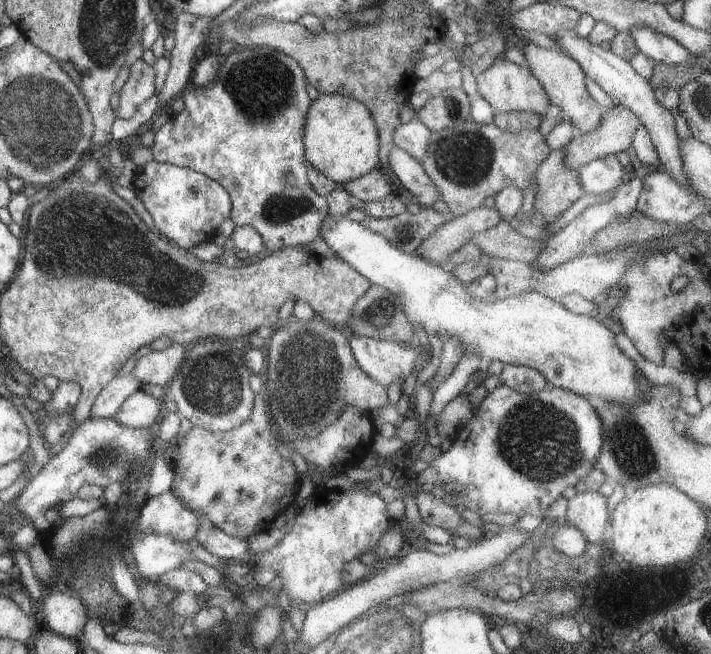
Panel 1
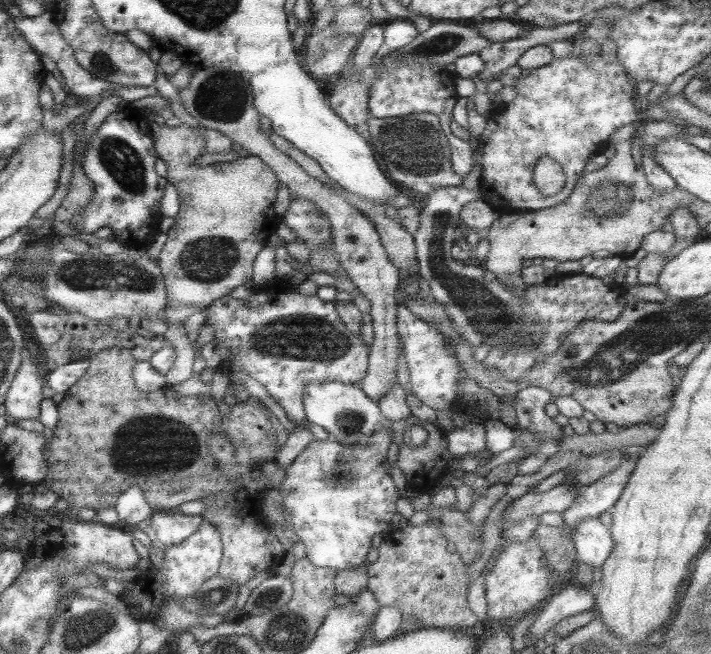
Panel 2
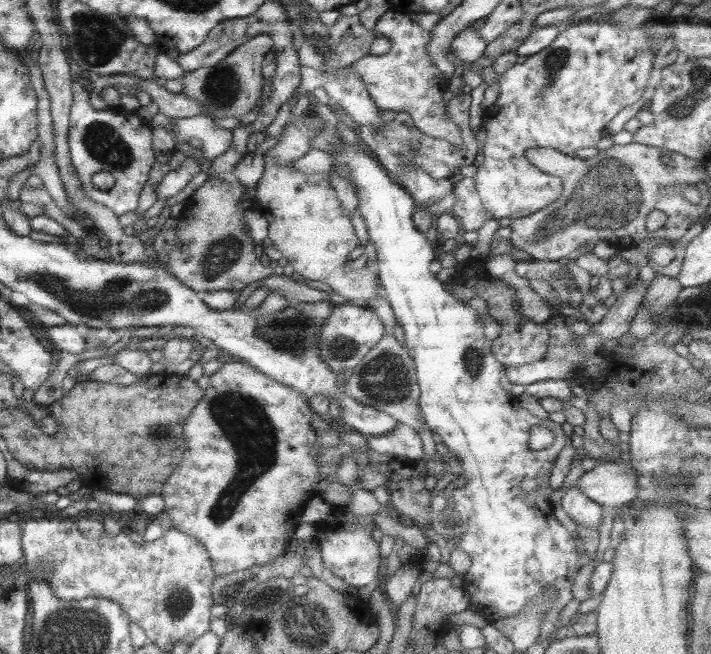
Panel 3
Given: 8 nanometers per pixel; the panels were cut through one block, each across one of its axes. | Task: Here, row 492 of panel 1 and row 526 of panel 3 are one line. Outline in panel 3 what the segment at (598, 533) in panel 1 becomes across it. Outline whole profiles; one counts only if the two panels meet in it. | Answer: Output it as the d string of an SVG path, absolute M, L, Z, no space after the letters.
M577 485L567 488L561 496L561 510L574 522L576 526L596 528L603 516L603 507L585 498Z

